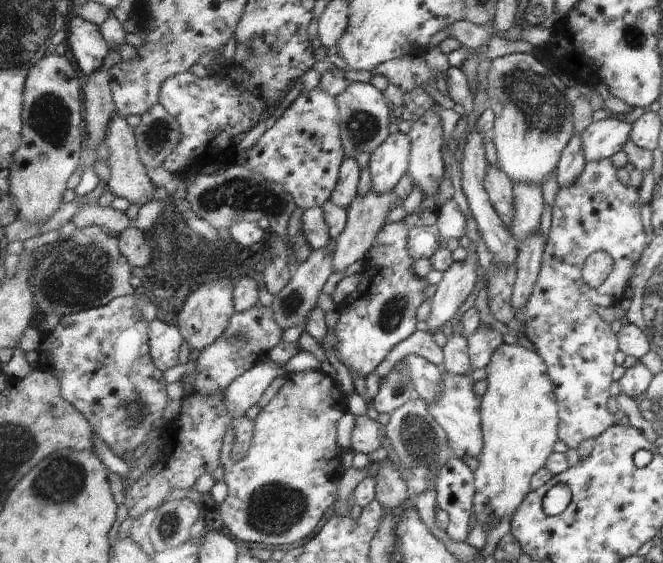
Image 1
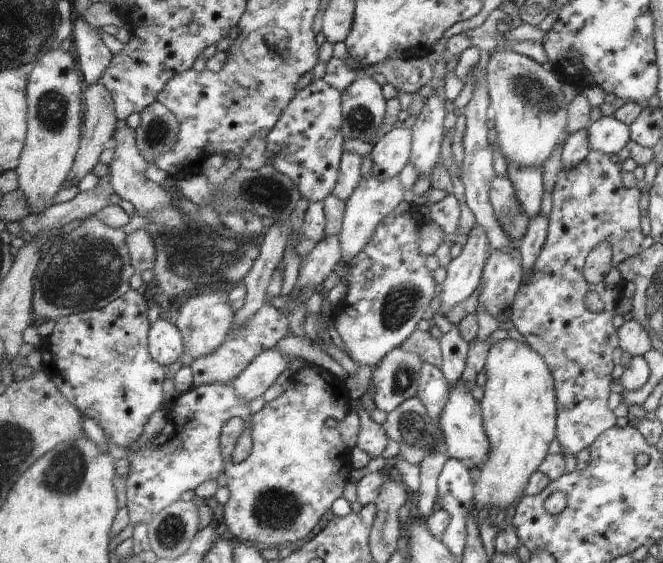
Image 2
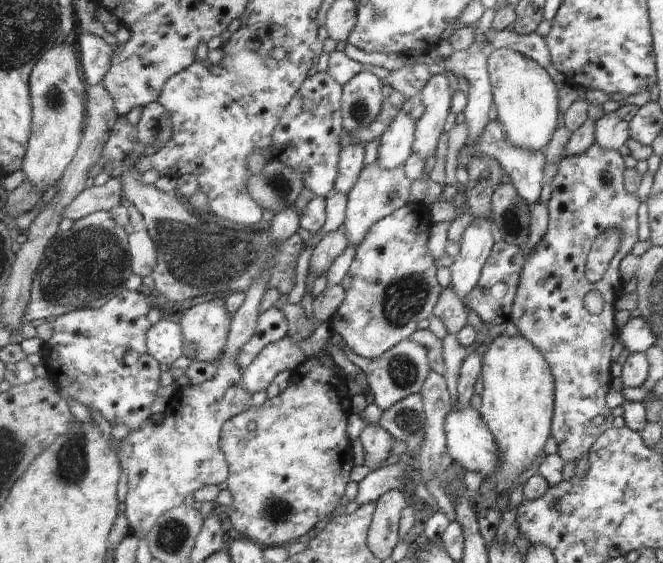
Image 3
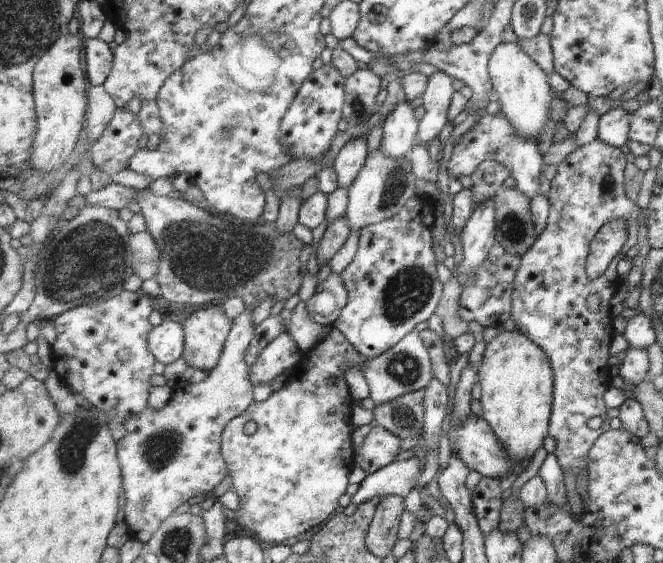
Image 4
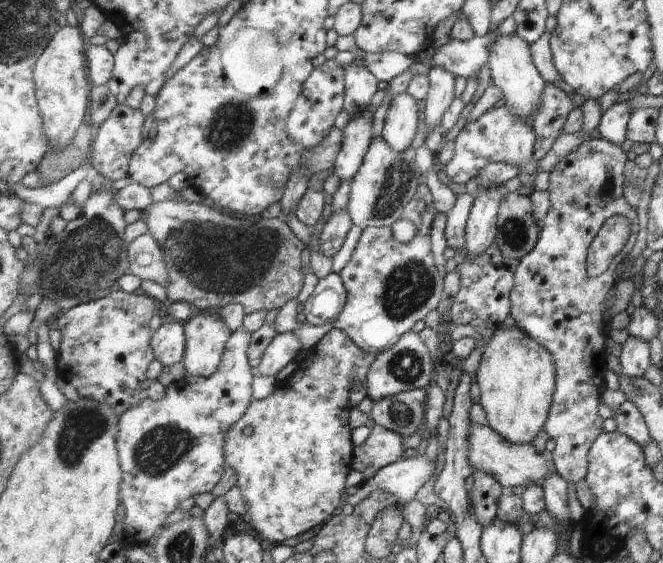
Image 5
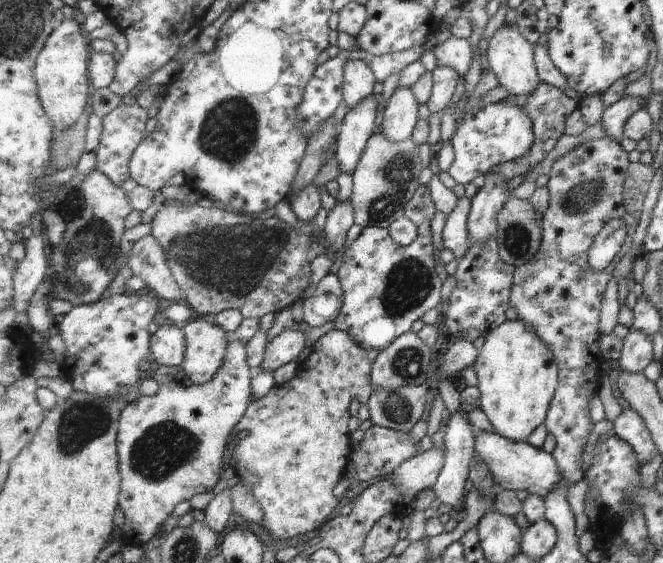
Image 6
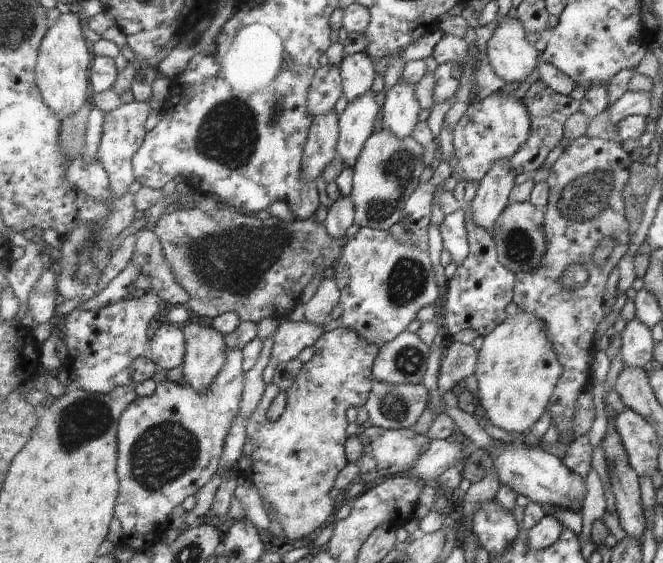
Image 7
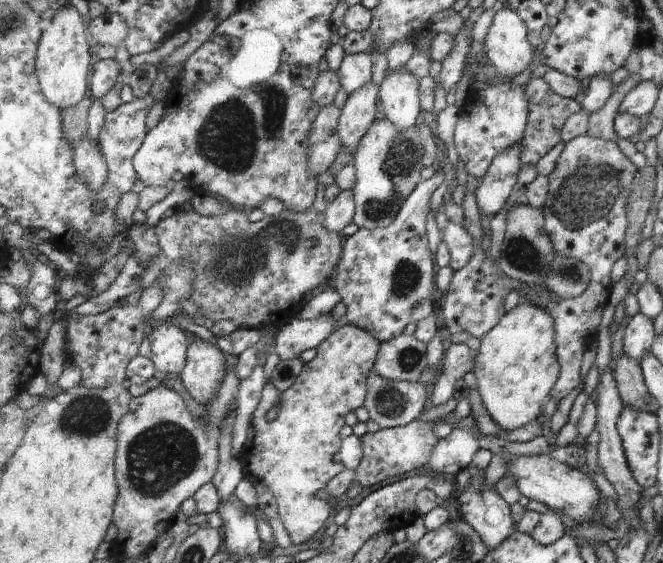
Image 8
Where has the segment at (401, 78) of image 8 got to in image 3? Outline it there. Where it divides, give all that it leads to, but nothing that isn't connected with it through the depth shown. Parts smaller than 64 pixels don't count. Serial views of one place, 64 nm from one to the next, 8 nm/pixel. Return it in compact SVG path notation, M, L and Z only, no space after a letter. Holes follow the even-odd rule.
M399 111L381 135L378 153L381 164L393 170L404 165L414 152L417 120L409 112Z

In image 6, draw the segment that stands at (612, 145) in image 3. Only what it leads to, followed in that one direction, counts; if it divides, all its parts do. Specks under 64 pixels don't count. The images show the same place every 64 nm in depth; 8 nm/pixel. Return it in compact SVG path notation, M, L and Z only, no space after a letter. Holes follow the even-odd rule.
M628 95L606 108L602 123L609 138L616 140L617 142L621 142L621 140L625 138L625 123L637 111L640 111L641 109L646 110L646 106L643 105L643 97L645 96L636 97Z

